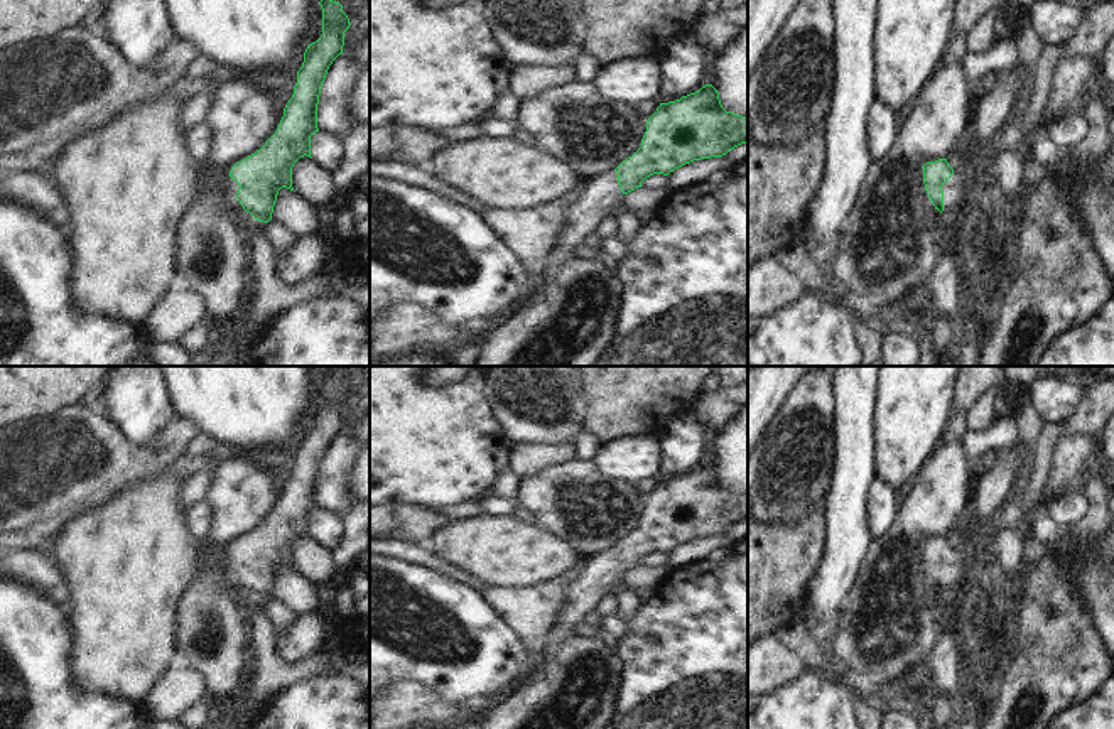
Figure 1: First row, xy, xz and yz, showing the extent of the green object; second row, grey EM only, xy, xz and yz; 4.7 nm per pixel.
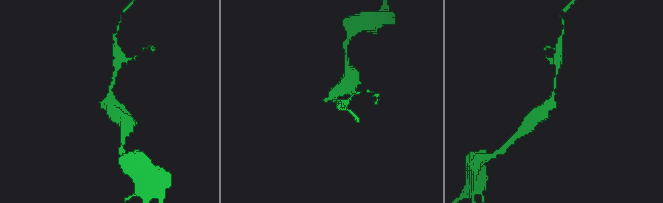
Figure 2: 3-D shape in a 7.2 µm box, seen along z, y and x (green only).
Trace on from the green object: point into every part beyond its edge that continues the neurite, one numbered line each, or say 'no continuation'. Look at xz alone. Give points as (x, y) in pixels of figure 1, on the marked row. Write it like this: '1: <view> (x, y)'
1: xz (601, 196).

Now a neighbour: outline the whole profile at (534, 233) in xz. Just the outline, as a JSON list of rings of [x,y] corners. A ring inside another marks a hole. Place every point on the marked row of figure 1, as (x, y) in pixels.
[[[577,187],[571,196],[537,208],[489,208],[481,214],[523,258],[532,272],[540,272],[567,228],[569,208],[581,197],[582,191],[584,187]]]

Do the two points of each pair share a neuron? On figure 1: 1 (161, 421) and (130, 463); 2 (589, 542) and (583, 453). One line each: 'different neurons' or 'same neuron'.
1: different neurons
2: different neurons

